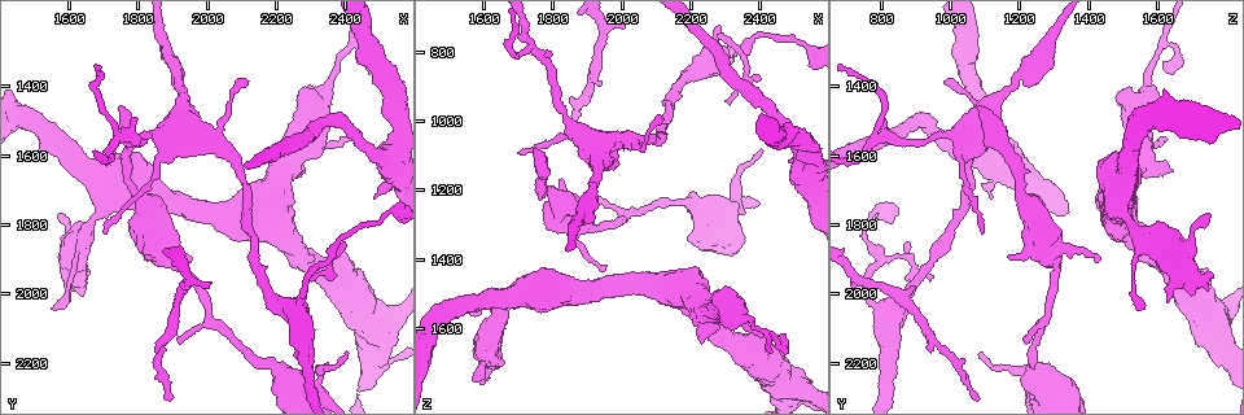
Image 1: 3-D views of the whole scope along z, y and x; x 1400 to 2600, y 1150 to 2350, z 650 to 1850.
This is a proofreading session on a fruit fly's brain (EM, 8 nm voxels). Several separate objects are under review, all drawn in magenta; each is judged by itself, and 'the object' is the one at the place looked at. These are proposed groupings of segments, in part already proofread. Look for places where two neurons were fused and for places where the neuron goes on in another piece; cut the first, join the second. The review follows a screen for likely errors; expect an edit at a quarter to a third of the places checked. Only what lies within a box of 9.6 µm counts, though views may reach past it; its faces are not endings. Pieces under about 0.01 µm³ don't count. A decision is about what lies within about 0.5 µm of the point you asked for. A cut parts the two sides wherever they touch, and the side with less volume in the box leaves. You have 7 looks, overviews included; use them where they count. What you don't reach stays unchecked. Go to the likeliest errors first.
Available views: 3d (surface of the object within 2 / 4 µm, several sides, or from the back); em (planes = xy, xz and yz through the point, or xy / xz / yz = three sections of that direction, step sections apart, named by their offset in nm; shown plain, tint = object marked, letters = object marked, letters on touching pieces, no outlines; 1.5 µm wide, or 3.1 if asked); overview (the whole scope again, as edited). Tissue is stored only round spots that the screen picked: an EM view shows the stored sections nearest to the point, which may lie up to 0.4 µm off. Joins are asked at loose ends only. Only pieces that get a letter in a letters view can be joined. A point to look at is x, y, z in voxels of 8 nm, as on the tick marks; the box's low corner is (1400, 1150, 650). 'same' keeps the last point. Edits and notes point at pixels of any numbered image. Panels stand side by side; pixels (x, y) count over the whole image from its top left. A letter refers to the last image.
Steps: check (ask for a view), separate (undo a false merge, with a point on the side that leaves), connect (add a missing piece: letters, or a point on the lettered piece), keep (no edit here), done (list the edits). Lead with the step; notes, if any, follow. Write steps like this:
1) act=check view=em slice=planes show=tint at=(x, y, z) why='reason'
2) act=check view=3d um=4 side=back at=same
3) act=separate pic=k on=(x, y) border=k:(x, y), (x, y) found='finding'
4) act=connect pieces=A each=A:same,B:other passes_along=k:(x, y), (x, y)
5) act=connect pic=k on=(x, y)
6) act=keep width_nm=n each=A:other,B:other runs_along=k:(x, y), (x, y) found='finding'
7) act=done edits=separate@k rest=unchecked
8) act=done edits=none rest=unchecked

act=check view=3d um=4 at=(1580, 1770, 1760) why='branch stops here'

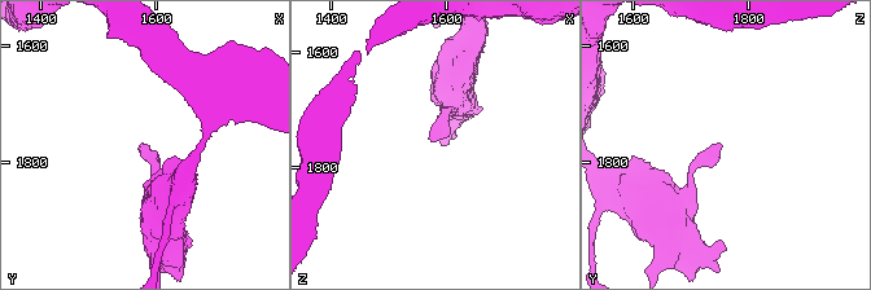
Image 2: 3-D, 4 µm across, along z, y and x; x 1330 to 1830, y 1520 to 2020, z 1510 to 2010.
act=check view=em slice=yz step=4 show=letters at=(1580, 1770, 1755)

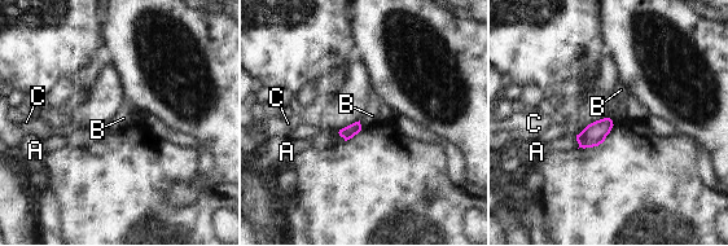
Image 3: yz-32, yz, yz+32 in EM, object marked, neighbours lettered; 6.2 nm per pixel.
act=check view=em slice=planes show=letters at=same

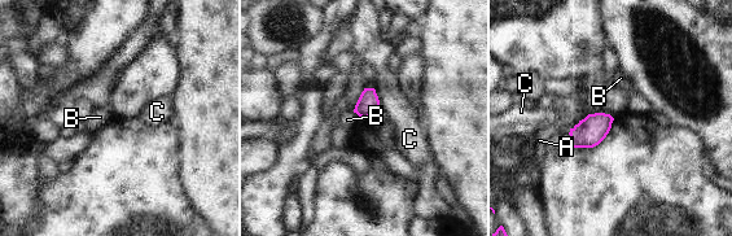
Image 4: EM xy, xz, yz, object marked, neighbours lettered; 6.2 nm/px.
act=keep each=A:other,B:other,C:other border=4:(353, 112), (362, 117) found='none of them fits'

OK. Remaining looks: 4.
act=check view=3d um=2 side=back at=(2350, 2200, 1270)

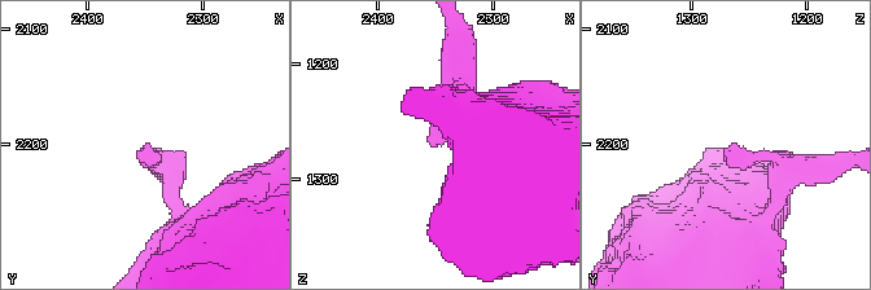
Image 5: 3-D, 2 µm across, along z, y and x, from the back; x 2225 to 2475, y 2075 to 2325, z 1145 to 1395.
act=check view=em slice=planes show=letters at=(2348, 2204, 1274) why='need the tissue'

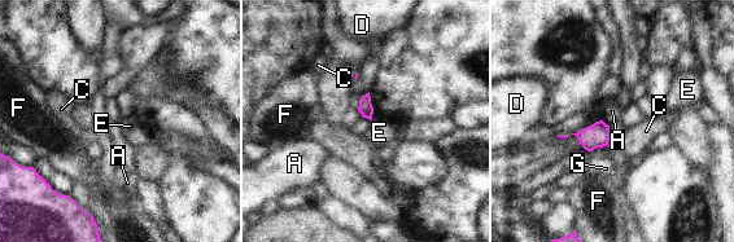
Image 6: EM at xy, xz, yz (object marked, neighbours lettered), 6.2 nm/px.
act=keep width_nm=90 each=A:other,C:other,D:other,E:other,F:other,G:other border=6:(603, 122), (608, 126) found='none of them fits'

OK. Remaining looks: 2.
act=check view=em slice=xz step=4 show=letters at=(2110, 1400, 990) why='free end'

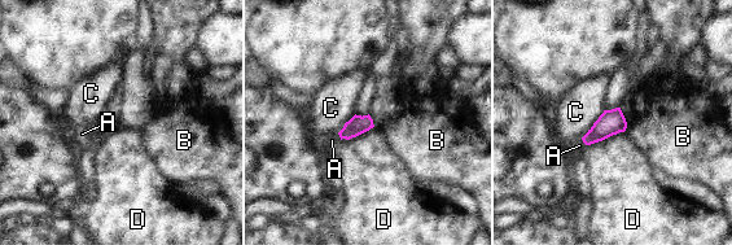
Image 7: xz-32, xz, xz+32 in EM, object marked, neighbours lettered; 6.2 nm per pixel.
act=keep each=A:other,B:other,C:other,D:other border=7:(627, 125), (623, 131) found='none of them fits'

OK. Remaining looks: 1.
act=done edits=none rest=unchecked

